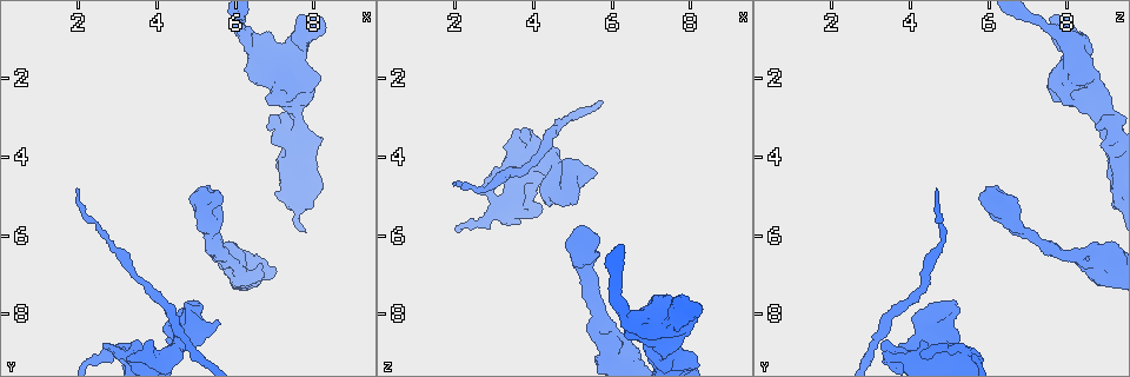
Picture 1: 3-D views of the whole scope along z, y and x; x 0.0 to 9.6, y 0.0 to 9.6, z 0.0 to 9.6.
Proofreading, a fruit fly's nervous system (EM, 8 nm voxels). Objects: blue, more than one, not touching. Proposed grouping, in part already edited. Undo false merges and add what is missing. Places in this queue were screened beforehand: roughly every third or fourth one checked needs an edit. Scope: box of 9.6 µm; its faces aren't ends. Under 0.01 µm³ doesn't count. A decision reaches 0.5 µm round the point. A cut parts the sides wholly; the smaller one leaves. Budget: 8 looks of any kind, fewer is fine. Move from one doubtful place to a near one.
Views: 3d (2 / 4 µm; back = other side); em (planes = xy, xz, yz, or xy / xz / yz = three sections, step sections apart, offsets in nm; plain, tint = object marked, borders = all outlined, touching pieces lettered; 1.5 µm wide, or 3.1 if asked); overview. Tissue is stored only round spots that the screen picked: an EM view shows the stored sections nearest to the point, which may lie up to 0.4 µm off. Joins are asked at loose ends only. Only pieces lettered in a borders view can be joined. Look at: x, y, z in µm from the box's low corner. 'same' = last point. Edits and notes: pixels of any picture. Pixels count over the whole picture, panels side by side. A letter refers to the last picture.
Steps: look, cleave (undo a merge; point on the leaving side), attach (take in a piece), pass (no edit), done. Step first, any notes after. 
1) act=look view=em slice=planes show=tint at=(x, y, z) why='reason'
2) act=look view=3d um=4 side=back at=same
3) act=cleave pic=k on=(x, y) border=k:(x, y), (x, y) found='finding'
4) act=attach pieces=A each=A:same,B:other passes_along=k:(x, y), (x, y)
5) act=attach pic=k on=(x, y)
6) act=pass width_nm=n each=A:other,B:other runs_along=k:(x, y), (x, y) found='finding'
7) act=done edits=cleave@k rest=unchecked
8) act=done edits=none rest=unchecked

act=look view=em slice=yz step=8 show=borders at=(2.90, 8.90, 4.60) why='closes a loop'

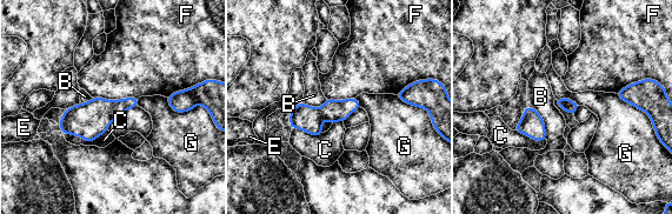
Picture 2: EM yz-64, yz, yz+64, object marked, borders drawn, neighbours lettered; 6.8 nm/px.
act=cleave pic=2 on=(181, 101) longest_contact=C:320nm each=B:other,C:other,E:other,F:other,G:other found='a second neuron is stuck on'

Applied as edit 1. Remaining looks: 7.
act=look view=overview

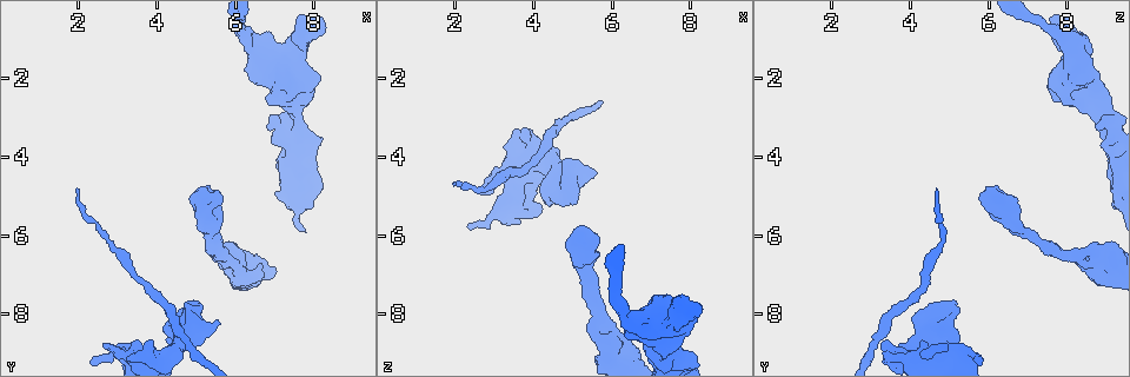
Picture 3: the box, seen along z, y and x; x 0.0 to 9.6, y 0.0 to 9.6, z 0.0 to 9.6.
act=look view=3d um=2 side=back at=(2.00, 4.80, 4.70) why='end of a long branch'

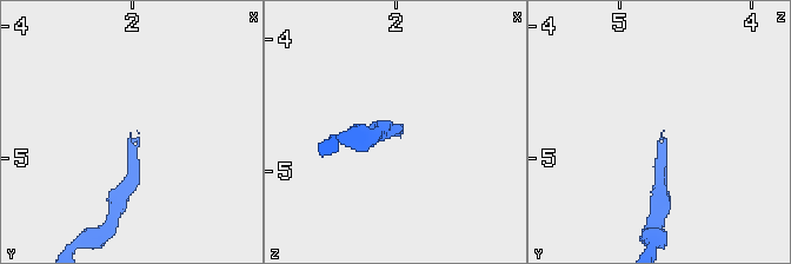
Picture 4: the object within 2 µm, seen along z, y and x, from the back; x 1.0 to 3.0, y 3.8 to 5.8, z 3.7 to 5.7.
act=look view=em slice=planes show=tint at=(1.94, 4.88, 4.66) why='now the EM'

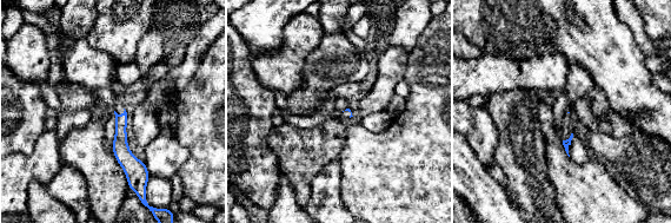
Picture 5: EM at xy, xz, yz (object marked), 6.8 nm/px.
act=look view=em slice=planes show=borders at=same

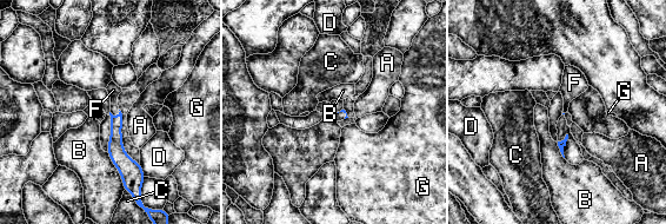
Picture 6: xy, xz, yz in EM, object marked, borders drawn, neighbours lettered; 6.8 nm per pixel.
act=attach pieces=F each=A:other,B:other,C:other,D:other,F:same,G:other found='the neuron continues'

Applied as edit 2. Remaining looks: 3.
act=look view=3d um=4 at=(5.35, 4.90, 5.85) why='branch stops here'

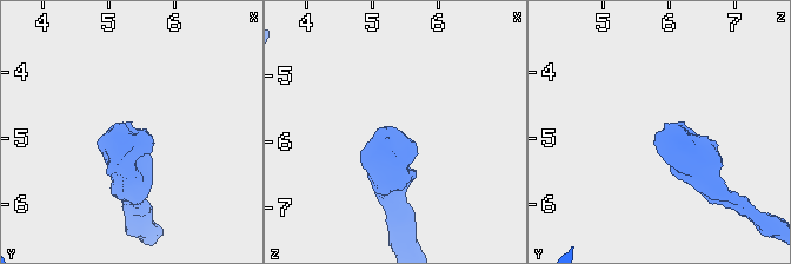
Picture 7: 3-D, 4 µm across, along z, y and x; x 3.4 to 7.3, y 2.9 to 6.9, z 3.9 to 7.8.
act=look view=em slice=planes show=borders at=(5.40, 4.95, 5.80) why='need the tissue'

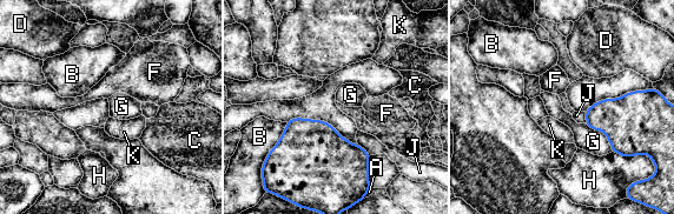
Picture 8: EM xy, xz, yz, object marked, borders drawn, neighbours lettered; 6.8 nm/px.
act=pass each=A:other,B:other,C:other,D:other,F:other,G:other,H:other,J:other,K:other border=8:(358, 144), (369, 155) found='no lettered piece goes on from it'

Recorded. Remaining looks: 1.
act=done edits=cleave@2,attach@6 rest=unchecked

